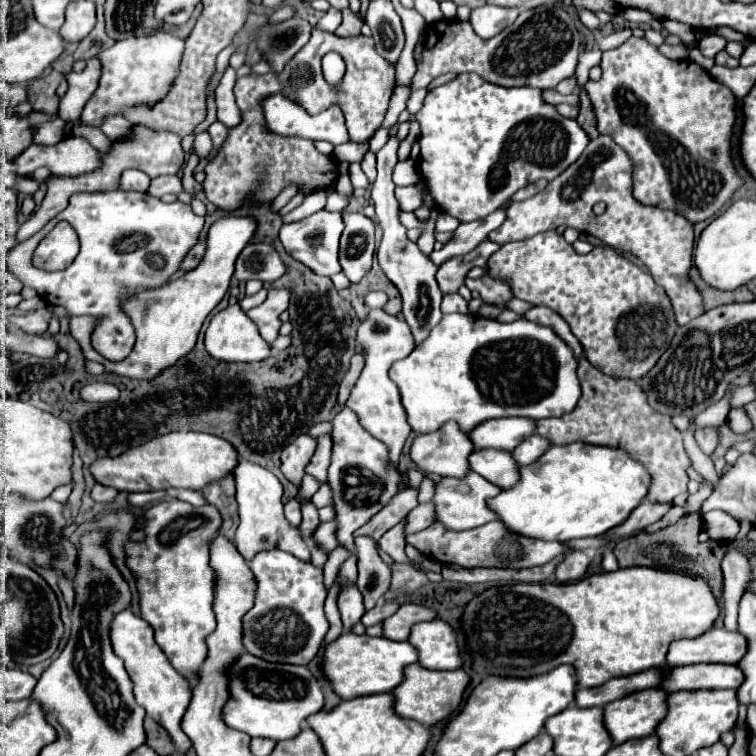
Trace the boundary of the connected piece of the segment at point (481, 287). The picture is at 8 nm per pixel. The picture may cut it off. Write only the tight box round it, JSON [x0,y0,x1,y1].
[465,273,513,305]

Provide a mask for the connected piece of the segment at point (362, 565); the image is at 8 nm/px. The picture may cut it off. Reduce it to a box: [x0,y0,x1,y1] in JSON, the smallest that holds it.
[357,537,389,609]

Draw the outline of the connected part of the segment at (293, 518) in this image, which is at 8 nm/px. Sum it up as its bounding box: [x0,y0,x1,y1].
[285,499,301,525]

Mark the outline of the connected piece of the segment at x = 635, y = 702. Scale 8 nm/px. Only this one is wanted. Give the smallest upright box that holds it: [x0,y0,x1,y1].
[605,689,669,745]

